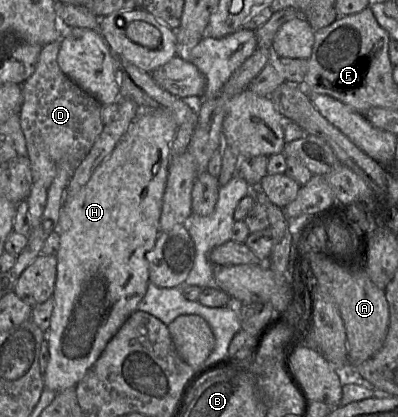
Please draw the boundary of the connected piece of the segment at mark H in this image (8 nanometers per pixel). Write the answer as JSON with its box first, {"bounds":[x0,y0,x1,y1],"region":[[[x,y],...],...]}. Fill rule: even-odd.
{"bounds":[43,108,178,393],"region":[[[139,108],[138,116],[113,151],[97,166],[88,182],[80,189],[80,191],[67,198],[62,205],[59,215],[59,223],[55,230],[60,236],[60,247],[56,254],[57,275],[54,293],[52,295],[55,304],[51,315],[50,327],[46,332],[46,339],[48,340],[50,352],[48,365],[43,373],[44,386],[46,389],[59,393],[65,389],[76,387],[99,359],[109,341],[115,336],[129,316],[138,310],[138,303],[146,294],[150,282],[148,255],[153,249],[158,235],[160,234],[159,221],[167,184],[169,165],[171,162],[170,145],[175,138],[177,129],[178,126],[176,122],[163,108]]]}

